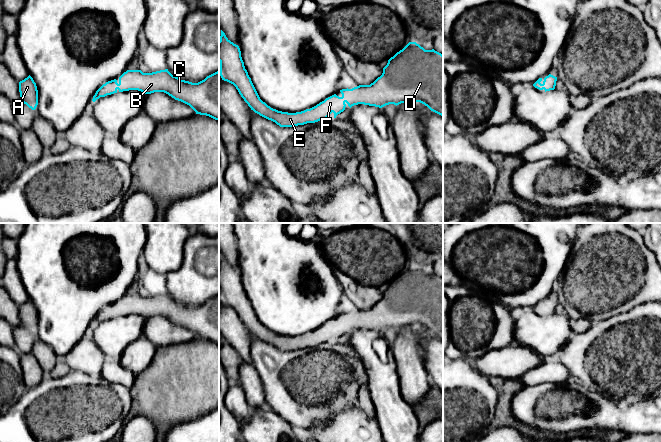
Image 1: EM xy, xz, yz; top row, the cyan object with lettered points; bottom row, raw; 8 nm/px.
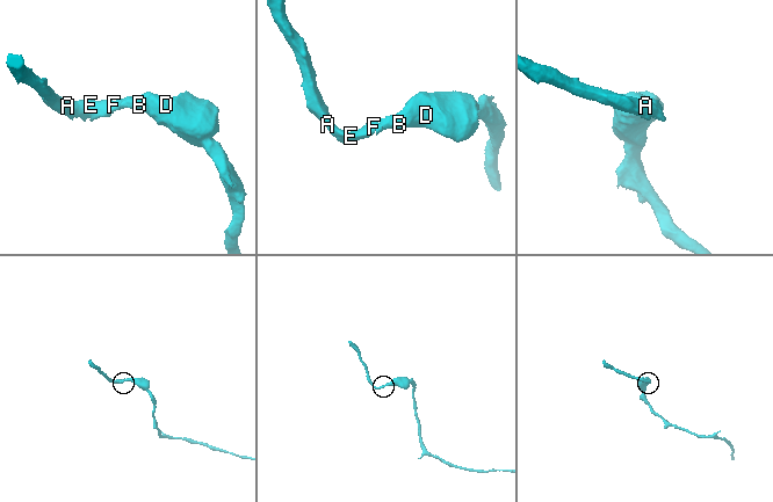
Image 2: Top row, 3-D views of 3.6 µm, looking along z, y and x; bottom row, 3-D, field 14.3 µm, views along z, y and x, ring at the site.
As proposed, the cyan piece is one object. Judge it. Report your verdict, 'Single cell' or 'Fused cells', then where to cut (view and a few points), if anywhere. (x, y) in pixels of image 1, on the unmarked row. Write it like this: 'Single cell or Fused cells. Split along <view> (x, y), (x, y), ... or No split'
Single cell. No split

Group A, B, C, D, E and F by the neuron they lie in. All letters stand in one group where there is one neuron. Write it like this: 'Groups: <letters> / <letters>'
Groups: A B C D E F

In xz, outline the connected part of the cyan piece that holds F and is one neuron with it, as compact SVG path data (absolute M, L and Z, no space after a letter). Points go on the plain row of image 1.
M221 254L219 264L220 300L222 304L233 308L241 321L255 337L275 346L280 351L294 351L307 347L315 347L328 342L333 336L334 342L348 329L364 328L382 332L389 328L399 329L405 326L420 326L431 335L443 340L443 279L434 273L425 274L416 266L409 266L402 274L388 284L383 297L370 309L359 309L352 313L340 314L342 320L336 318L326 322L316 330L301 336L288 337L271 332L263 326L245 293L238 269L231 266Z

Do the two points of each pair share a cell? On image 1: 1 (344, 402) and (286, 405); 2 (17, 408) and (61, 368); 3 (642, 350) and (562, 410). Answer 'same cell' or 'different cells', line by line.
1: same cell
2: different cells
3: different cells

